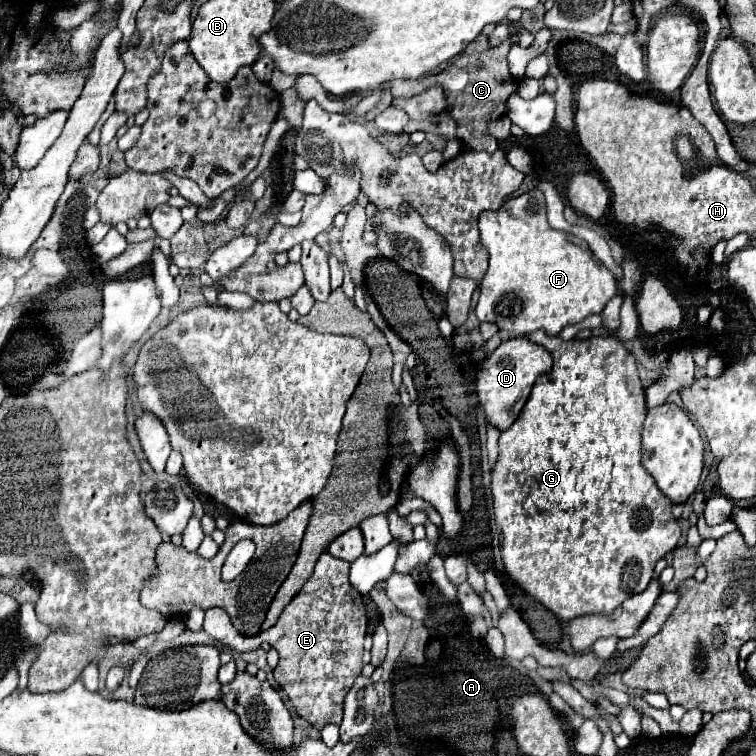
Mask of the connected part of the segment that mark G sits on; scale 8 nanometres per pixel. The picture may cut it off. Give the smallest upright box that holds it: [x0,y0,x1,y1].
[492,331,682,621]

